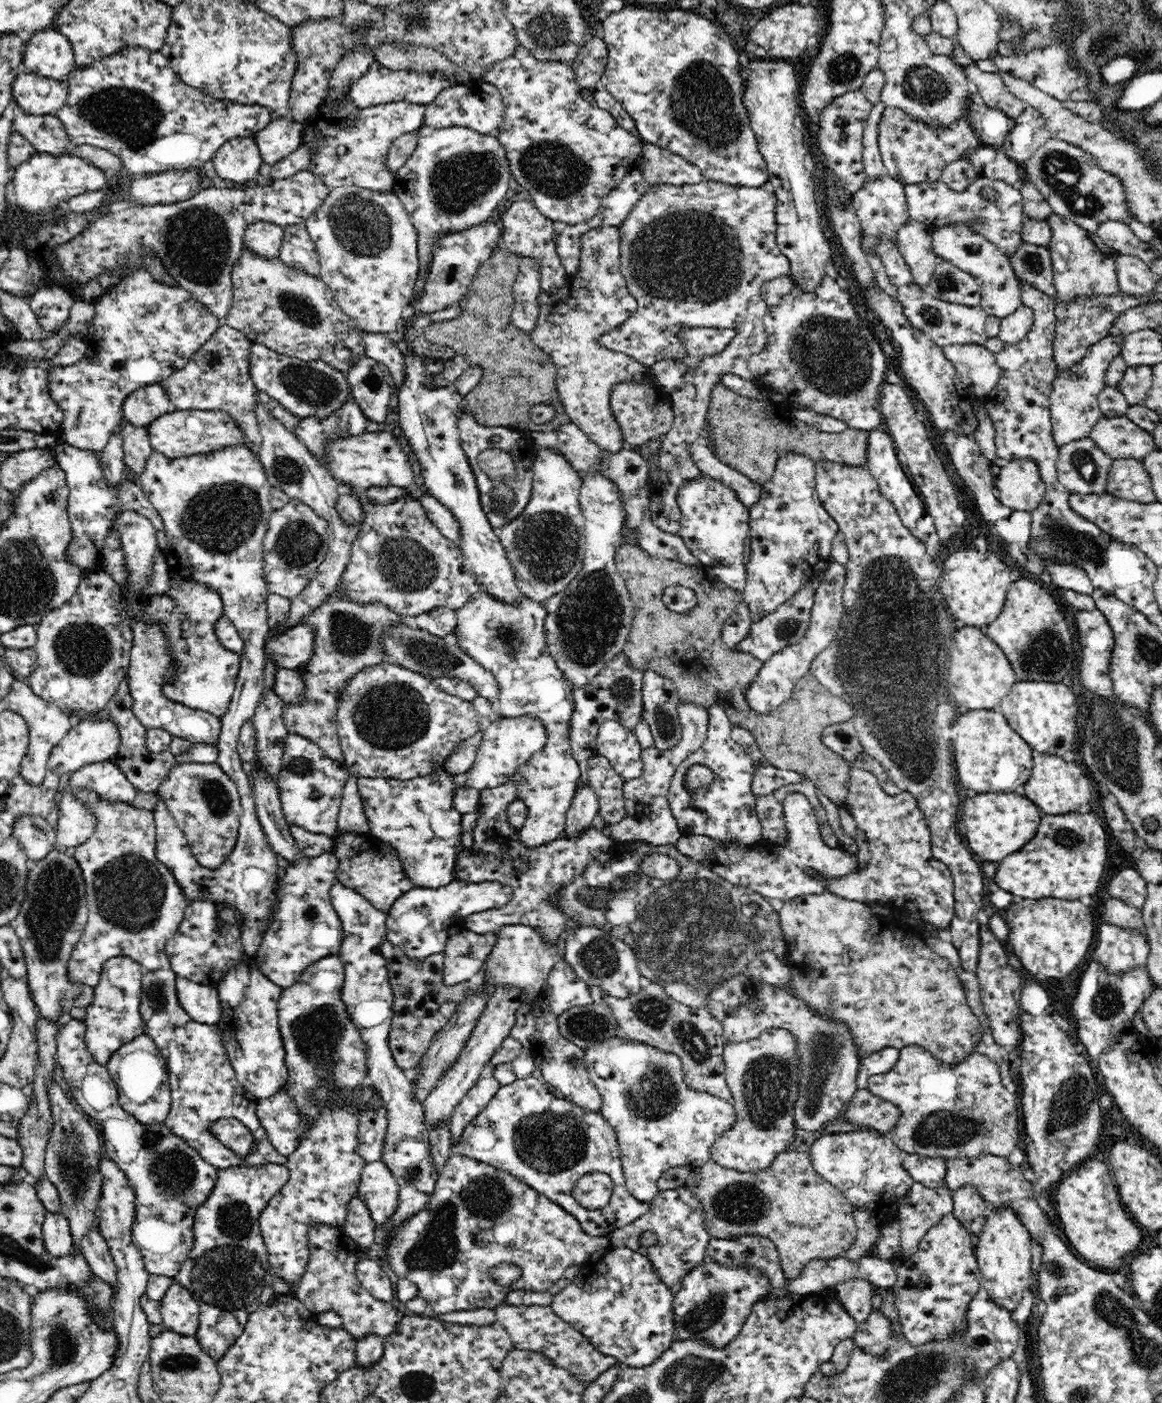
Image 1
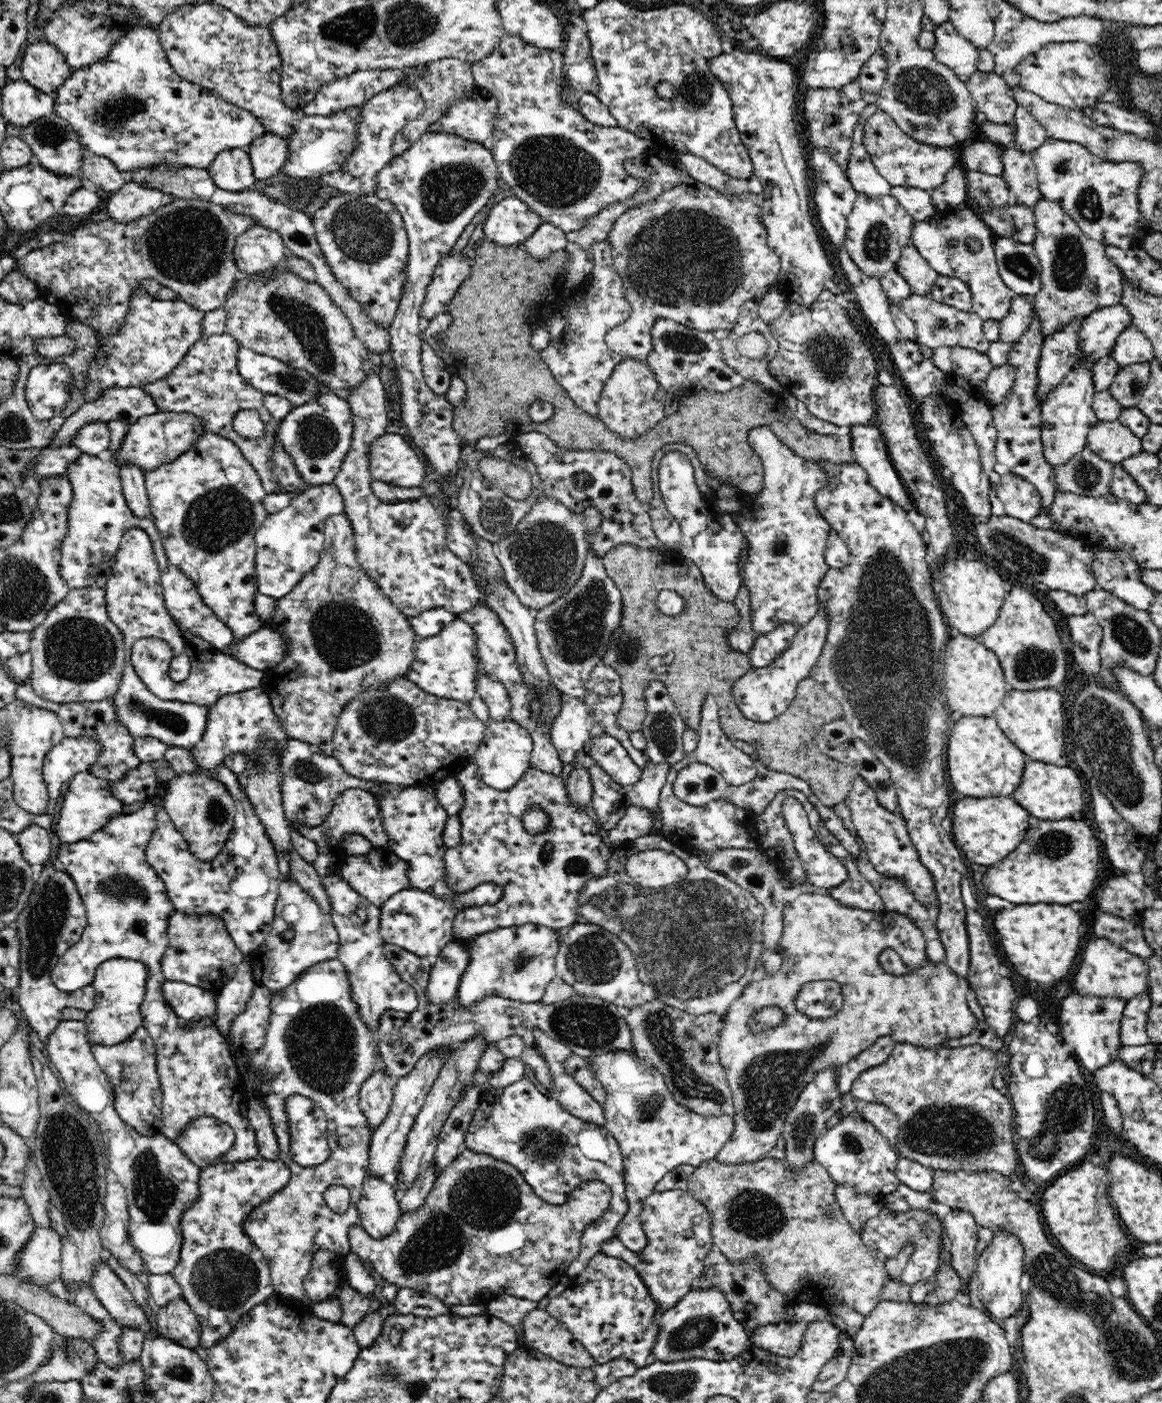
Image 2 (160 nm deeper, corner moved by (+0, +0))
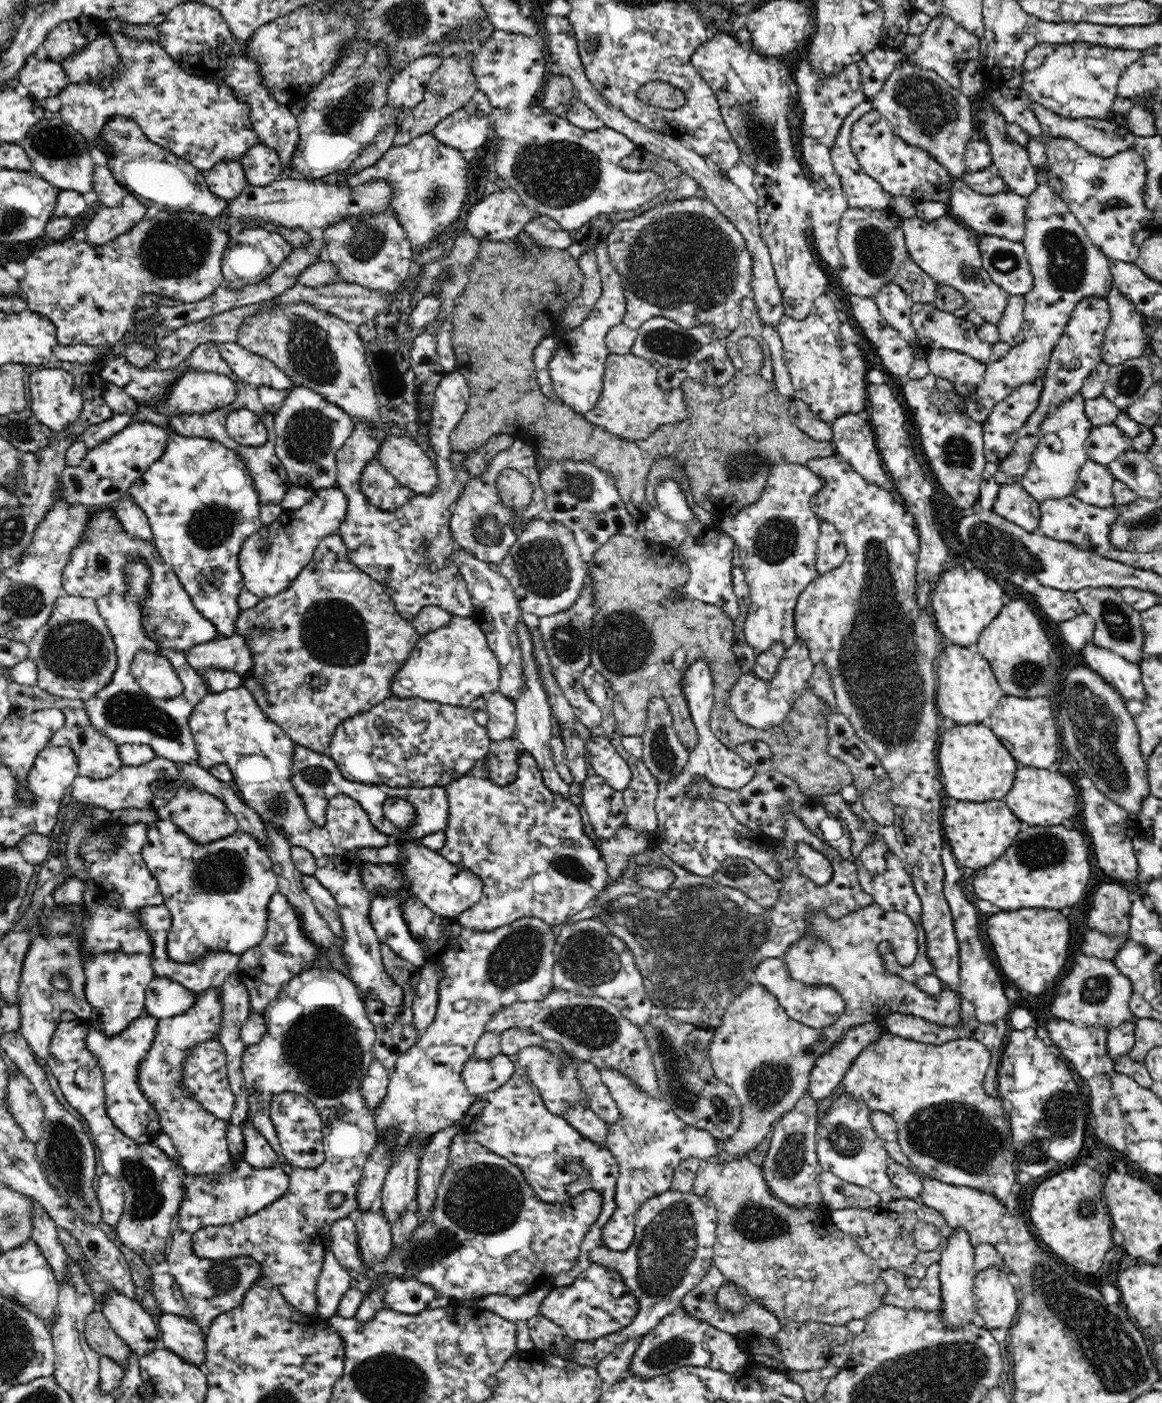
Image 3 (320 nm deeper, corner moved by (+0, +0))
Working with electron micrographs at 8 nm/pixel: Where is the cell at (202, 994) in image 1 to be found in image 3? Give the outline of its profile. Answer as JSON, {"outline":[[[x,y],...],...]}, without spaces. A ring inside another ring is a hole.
{"outline":[[[155,977],[145,992],[145,1012],[157,1019],[172,1018],[188,1012],[196,1002],[196,995],[197,992],[169,978]]]}

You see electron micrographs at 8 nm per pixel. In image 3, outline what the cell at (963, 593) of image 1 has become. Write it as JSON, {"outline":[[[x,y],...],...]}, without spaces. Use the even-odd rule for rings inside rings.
{"outline":[[[954,568],[950,572],[944,572],[942,578],[938,577],[936,581],[938,584],[933,585],[930,603],[937,628],[952,644],[966,647],[975,645],[981,632],[998,616],[1004,606],[1004,590],[980,570]]]}

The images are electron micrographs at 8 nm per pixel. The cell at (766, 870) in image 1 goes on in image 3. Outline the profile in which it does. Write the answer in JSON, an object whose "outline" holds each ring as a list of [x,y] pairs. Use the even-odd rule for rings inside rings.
{"outline":[[[798,842],[796,844],[795,858],[802,873],[818,885],[826,884],[832,876],[832,864],[822,852],[818,852],[810,844]]]}

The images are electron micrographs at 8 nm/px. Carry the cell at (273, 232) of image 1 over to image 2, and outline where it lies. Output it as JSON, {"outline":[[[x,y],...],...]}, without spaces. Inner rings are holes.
{"outline":[[[257,224],[237,236],[236,267],[239,274],[266,273],[288,254],[279,232]]]}

